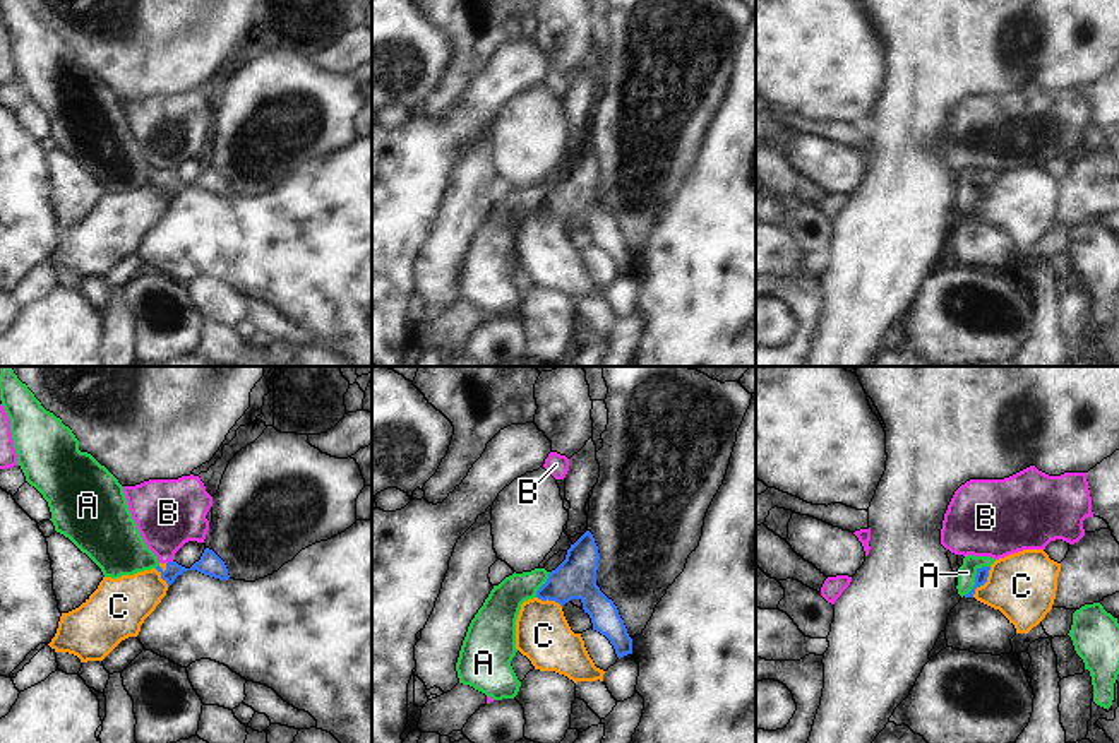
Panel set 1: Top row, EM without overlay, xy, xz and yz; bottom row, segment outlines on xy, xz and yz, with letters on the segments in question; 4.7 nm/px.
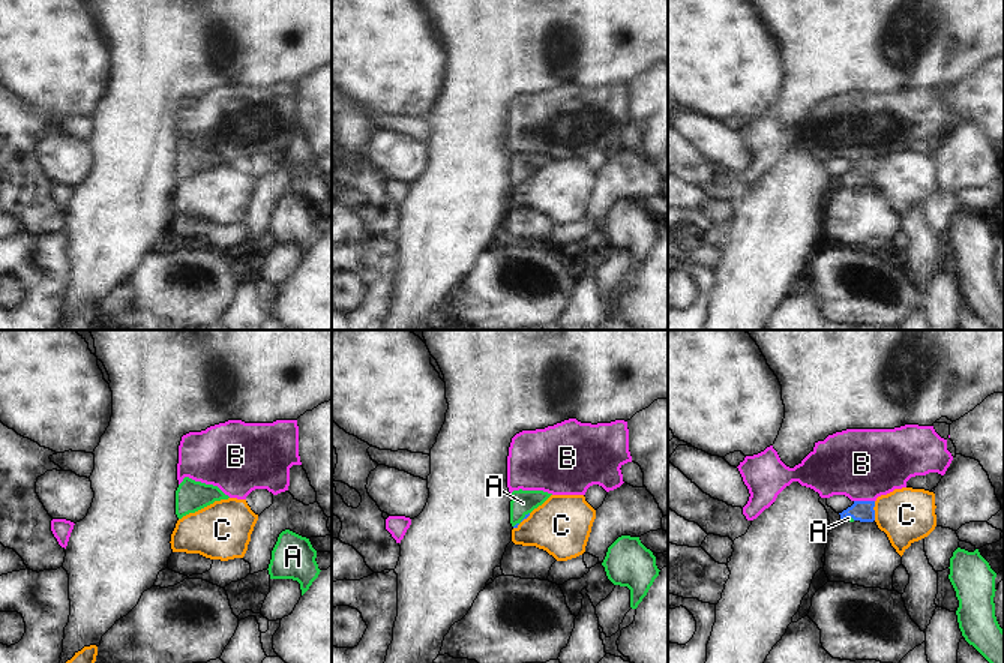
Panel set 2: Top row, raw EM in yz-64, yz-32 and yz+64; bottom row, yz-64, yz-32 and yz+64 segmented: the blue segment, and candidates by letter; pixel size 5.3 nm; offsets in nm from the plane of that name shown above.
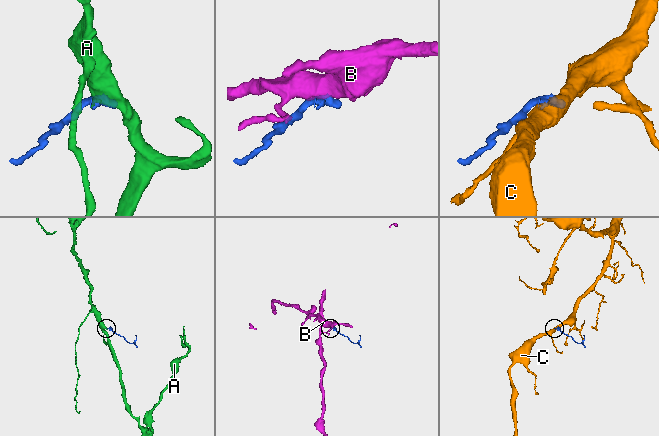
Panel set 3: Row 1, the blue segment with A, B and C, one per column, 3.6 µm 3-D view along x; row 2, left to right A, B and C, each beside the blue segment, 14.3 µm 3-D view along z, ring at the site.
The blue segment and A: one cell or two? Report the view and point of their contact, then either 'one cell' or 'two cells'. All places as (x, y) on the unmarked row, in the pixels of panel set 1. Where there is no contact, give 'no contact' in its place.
yz (975, 194) | one cell

